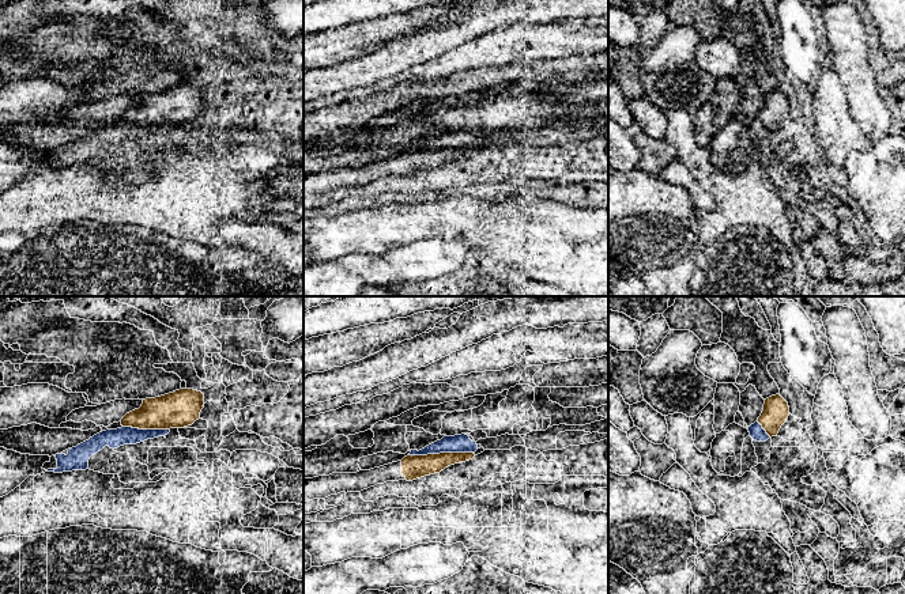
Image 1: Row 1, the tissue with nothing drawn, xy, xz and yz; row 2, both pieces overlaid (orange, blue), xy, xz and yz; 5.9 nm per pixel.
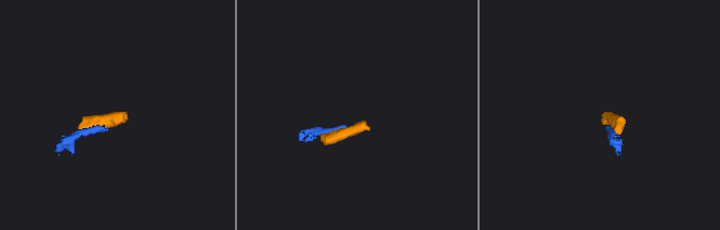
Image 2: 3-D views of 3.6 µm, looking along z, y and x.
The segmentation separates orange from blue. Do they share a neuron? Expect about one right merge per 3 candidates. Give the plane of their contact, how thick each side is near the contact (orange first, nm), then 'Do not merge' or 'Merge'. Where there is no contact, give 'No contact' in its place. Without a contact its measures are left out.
Touches orange in xz. Thickness 140 nm (orange) against 110 nm. Do not merge

